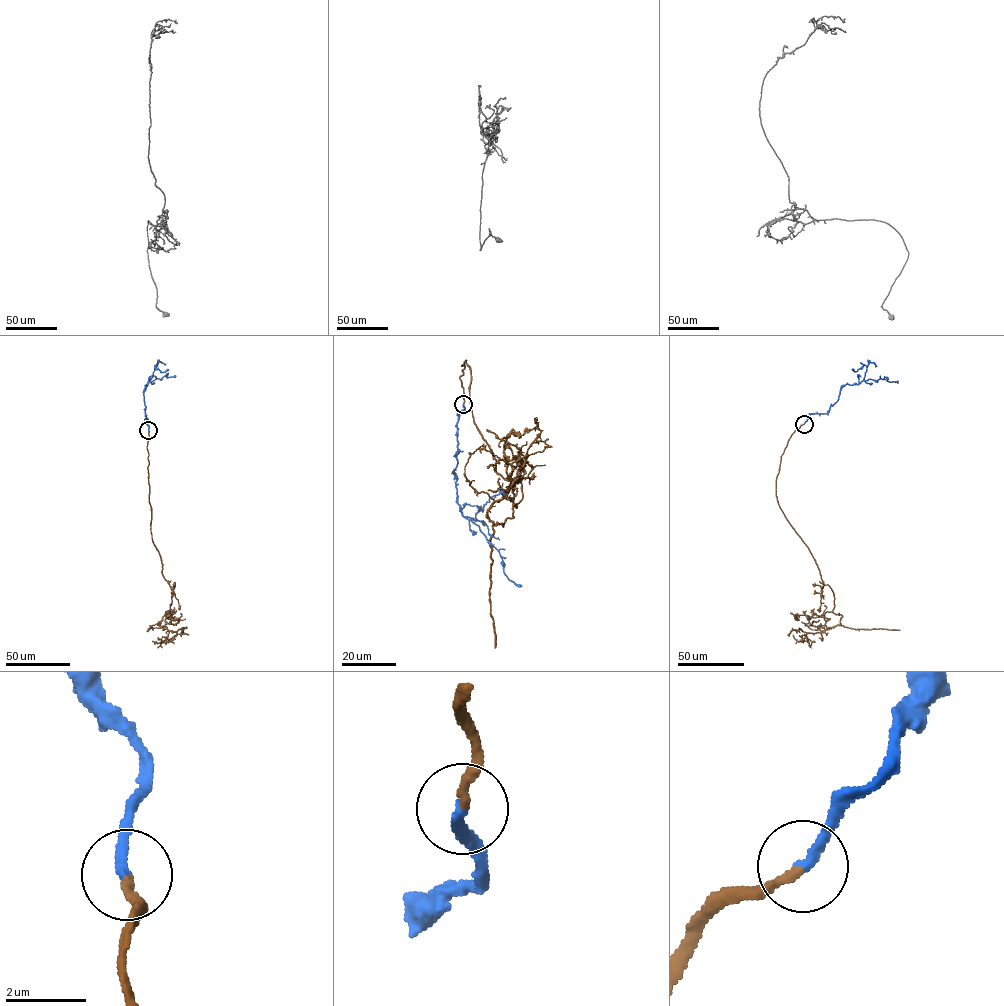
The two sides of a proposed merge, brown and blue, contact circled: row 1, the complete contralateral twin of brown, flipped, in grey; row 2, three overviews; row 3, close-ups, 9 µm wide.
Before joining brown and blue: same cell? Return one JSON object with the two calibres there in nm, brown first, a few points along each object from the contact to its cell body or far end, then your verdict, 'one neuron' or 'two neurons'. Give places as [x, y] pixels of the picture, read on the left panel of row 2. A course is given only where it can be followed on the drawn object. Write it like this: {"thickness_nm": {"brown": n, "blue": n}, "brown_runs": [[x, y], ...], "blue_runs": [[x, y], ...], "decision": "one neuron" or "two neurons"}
{"thickness_nm": {"brown": 200, "blue": 280}, "brown_runs": [[148, 430], [152, 540], [161, 558], [164, 578], [175, 586], [170, 611], [159, 625], [161, 620]], "blue_runs": [[148, 430], [145, 387], [156, 378], [176, 376]], "decision": "one neuron"}

